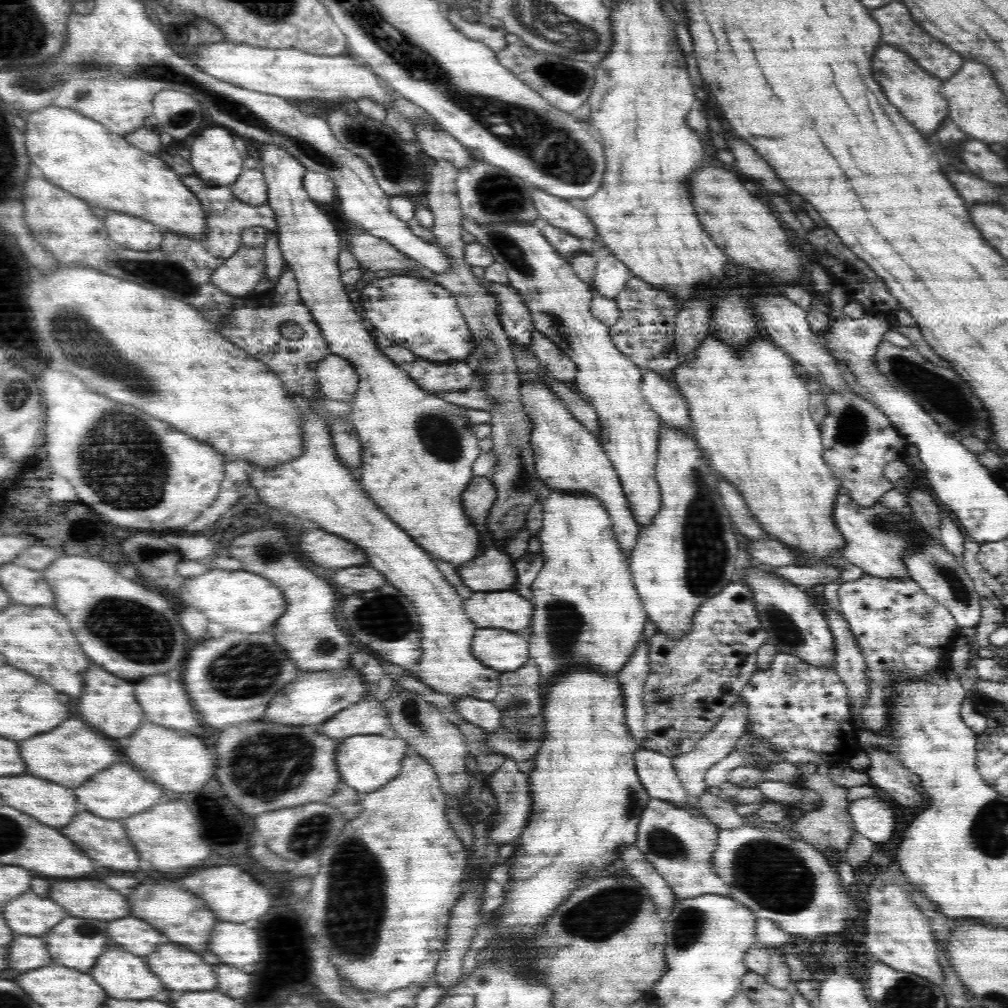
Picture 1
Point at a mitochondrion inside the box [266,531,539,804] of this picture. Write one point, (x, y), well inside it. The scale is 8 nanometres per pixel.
(388, 617)

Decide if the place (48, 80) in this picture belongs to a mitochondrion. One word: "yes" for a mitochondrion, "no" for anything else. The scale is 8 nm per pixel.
yes

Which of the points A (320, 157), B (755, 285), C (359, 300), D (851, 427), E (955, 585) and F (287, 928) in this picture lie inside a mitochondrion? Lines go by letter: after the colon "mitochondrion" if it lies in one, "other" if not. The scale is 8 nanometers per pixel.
A: mitochondrion
B: other
C: other
D: mitochondrion
E: mitochondrion
F: other

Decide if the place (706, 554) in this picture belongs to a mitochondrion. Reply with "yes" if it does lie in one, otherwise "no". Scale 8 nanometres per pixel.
yes

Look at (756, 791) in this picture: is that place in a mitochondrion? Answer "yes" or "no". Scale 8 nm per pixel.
no

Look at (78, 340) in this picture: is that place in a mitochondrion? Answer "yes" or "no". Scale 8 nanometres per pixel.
yes

